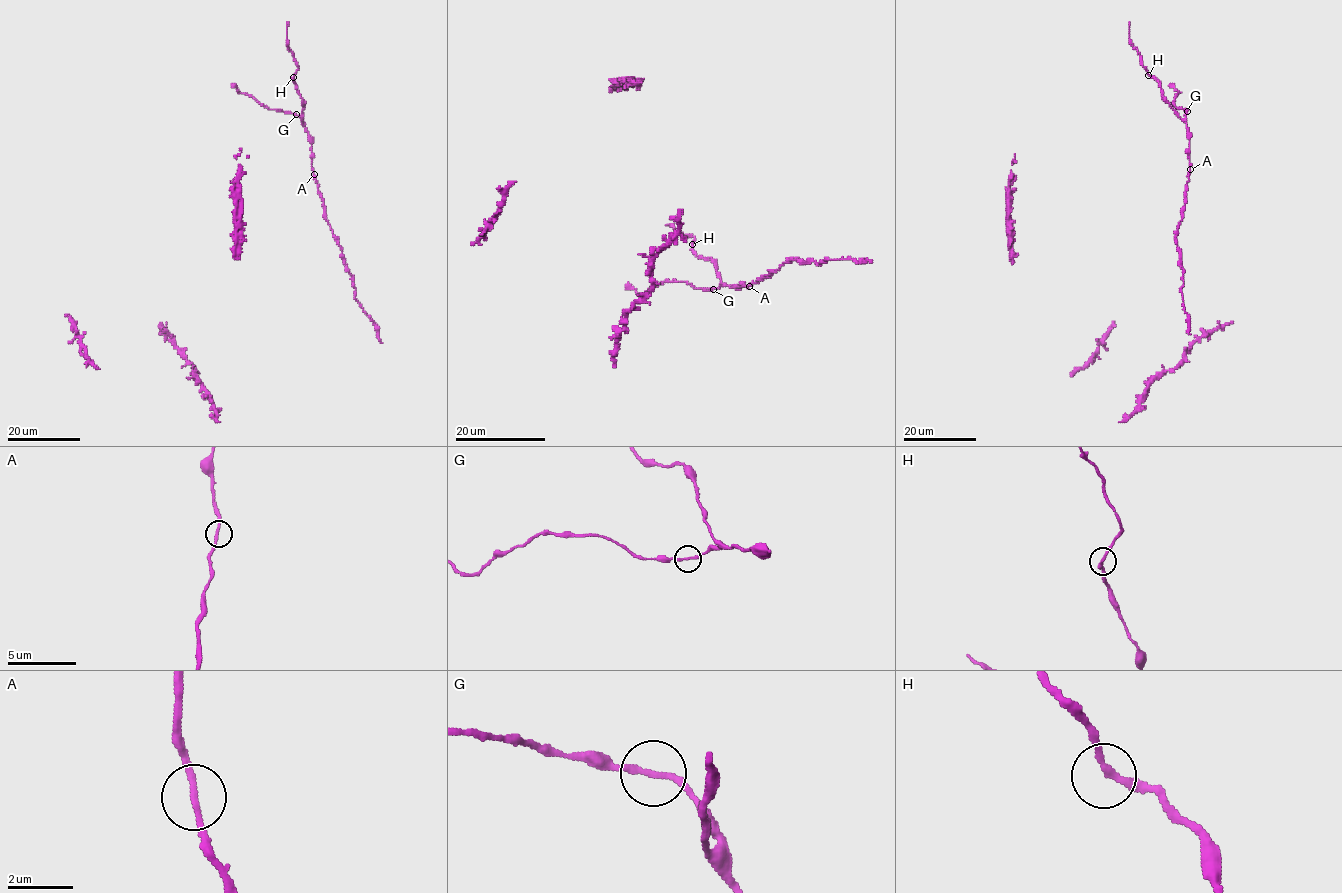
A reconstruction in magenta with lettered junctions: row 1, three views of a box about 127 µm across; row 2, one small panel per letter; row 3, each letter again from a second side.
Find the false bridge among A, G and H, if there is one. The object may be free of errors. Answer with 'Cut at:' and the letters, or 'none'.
Cut at: none

